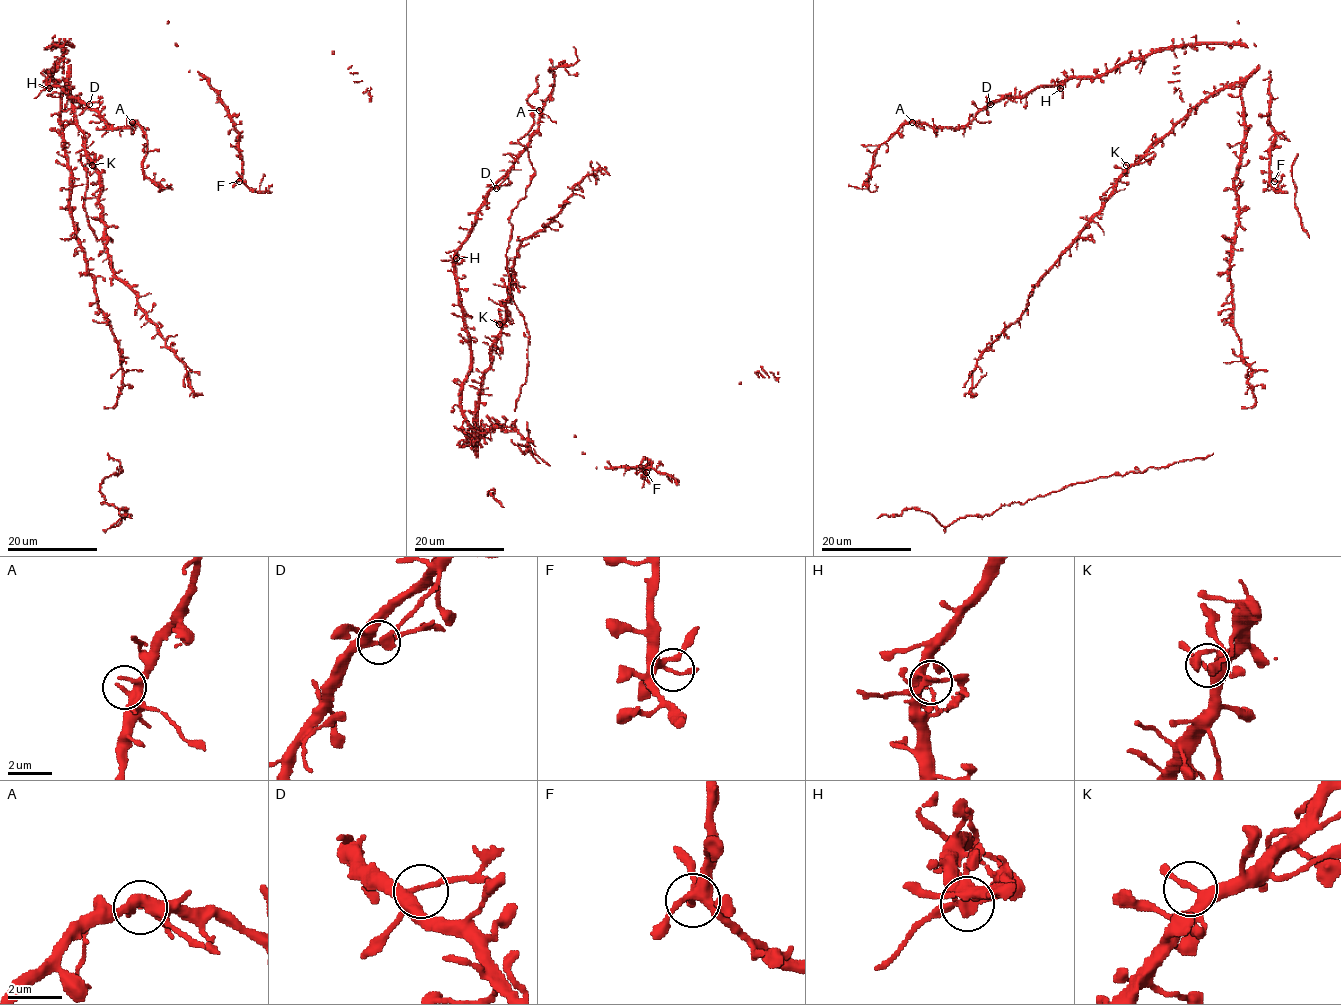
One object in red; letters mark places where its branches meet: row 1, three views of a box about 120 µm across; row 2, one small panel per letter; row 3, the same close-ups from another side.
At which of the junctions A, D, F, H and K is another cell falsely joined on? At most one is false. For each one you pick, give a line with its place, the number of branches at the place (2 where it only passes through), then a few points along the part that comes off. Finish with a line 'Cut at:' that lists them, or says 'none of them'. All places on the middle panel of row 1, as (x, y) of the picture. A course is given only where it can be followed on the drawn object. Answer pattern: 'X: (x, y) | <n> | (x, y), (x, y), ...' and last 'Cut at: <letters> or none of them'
H: (456, 258) | 3 | (456, 258), (441, 260)
Cut at: H

